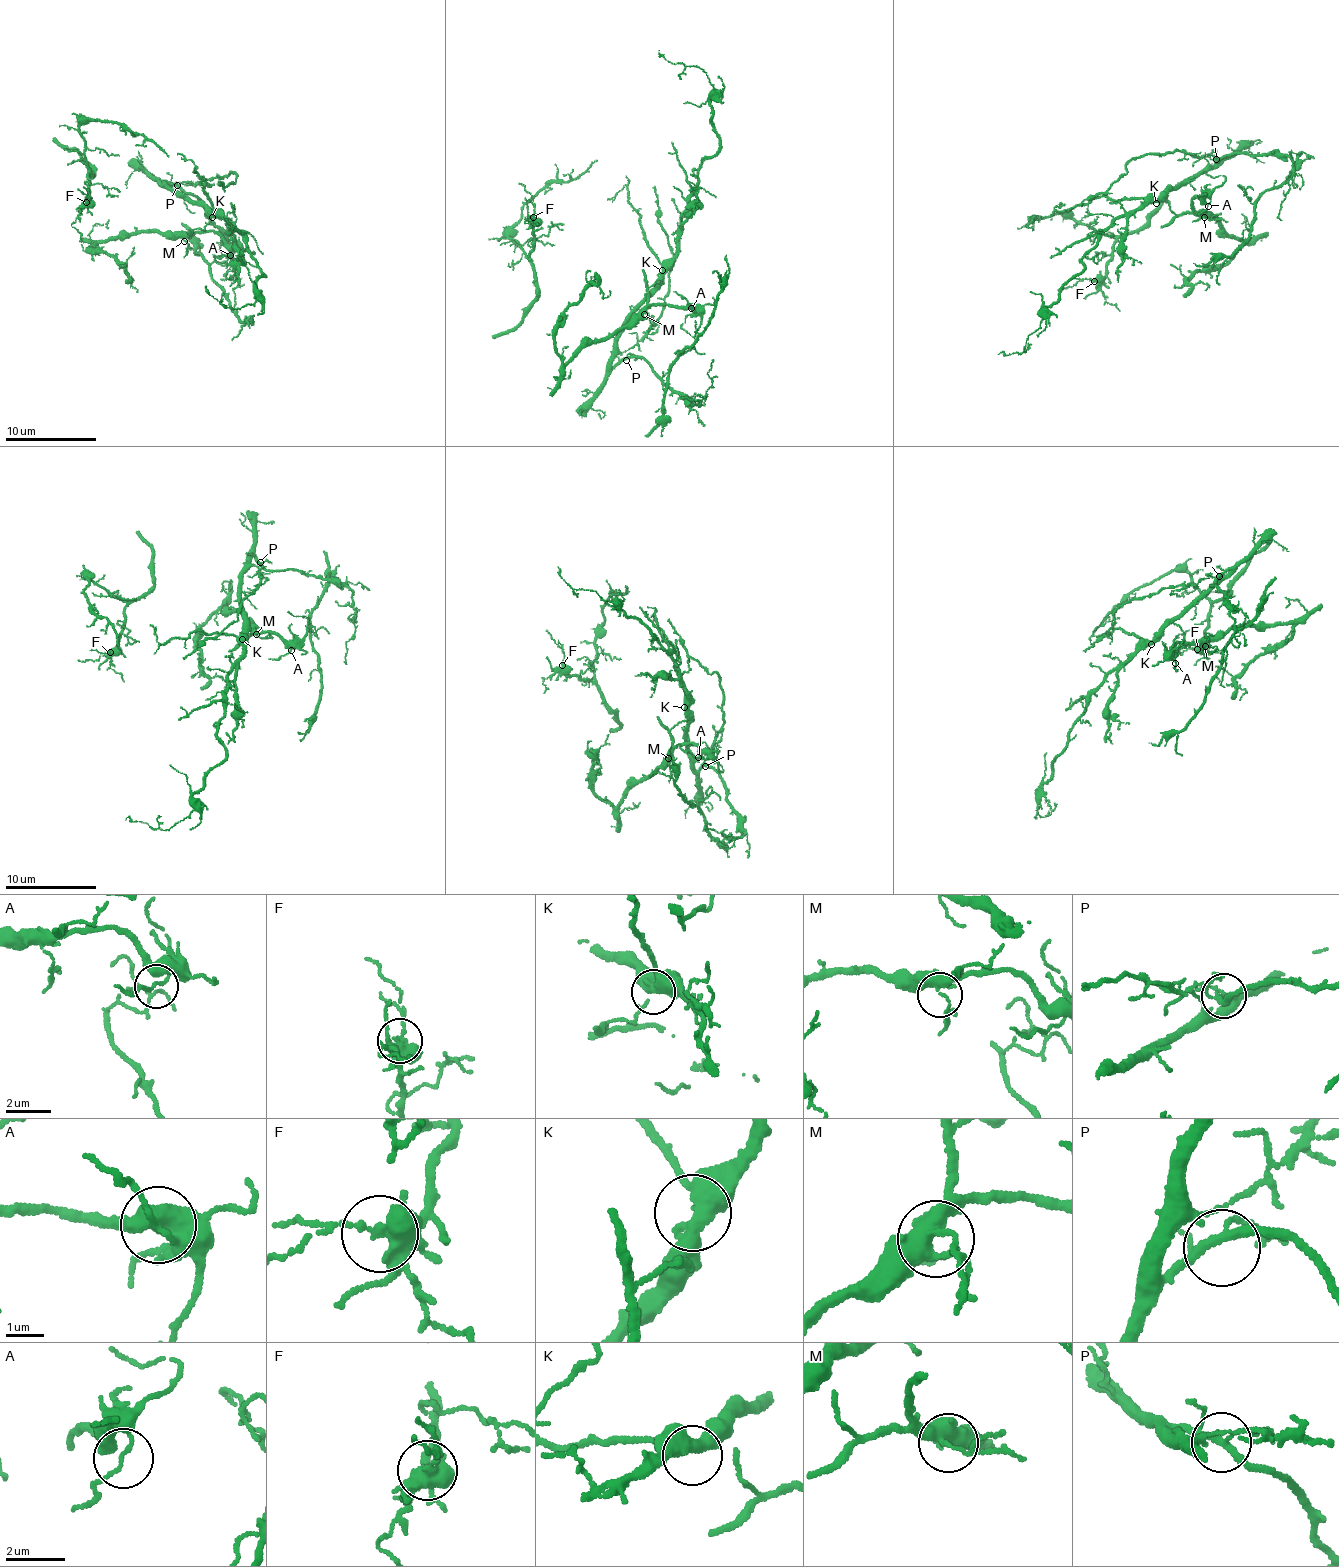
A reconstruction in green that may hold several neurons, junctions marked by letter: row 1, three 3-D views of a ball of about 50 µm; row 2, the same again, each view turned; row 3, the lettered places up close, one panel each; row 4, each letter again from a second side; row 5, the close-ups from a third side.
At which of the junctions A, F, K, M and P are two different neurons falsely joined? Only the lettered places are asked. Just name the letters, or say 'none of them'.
none of them

